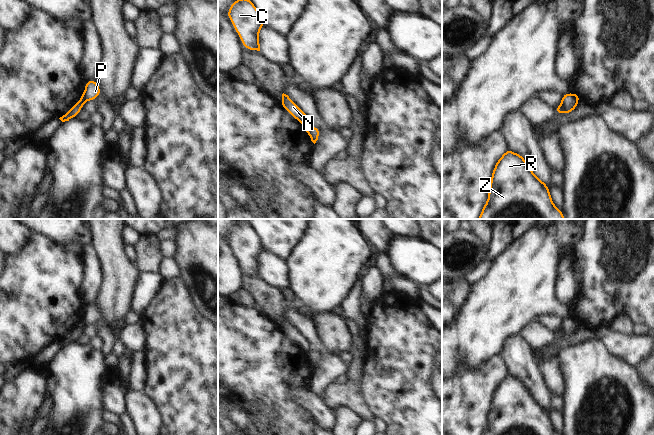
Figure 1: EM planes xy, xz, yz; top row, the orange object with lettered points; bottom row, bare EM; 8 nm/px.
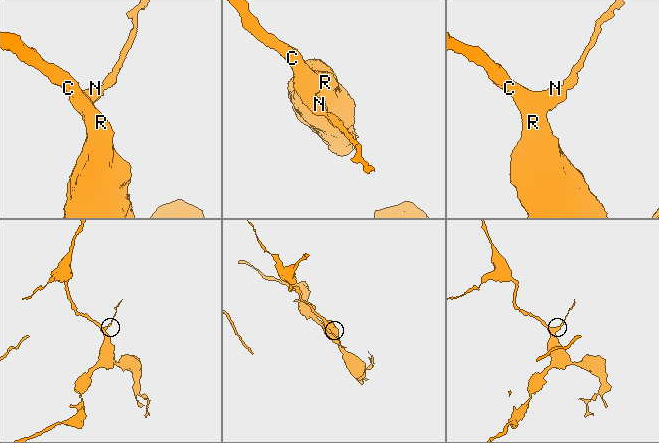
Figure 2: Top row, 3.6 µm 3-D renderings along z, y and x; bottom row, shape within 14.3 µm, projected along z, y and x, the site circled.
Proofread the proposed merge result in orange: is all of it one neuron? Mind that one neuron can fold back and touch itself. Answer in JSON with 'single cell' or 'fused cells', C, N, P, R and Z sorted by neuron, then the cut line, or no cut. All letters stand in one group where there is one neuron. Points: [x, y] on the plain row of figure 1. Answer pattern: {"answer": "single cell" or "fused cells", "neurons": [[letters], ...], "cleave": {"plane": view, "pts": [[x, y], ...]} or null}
{"answer": "fused cells", "neurons": [["C", "N", "R", "Z"], ["P"]], "cleave": {"plane": "xz", "pts": [[310, 349], [305, 353]]}}

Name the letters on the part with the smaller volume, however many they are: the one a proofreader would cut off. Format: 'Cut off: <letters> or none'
Cut off: P

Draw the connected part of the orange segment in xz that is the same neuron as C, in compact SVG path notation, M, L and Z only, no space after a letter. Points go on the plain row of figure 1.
M238 222L230 229L227 241L241 262L243 272L260 275L259 256L265 247L253 226L249 222Z

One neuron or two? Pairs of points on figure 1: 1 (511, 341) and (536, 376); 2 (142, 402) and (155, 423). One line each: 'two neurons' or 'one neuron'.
1: one neuron
2: one neuron

